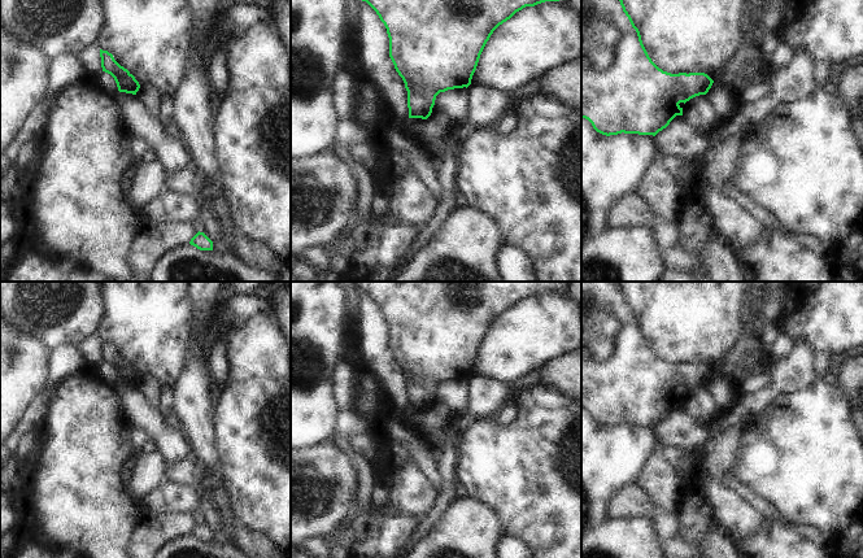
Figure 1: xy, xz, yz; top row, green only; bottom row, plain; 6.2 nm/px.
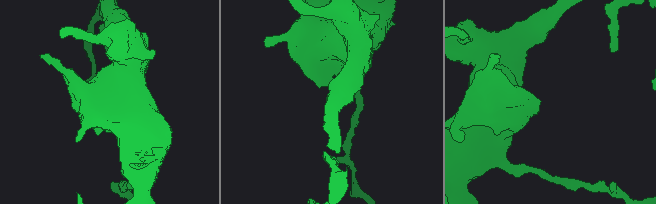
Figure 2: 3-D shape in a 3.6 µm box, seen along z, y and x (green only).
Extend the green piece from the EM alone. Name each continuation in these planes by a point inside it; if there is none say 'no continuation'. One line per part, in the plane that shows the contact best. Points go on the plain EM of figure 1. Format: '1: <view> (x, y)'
no continuation

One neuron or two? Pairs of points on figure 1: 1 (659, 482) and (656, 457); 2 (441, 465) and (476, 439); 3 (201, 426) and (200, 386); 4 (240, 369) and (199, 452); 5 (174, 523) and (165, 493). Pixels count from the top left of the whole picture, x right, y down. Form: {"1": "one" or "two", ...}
{"1": "one", "2": "two", "3": "one", "4": "two", "5": "two"}

